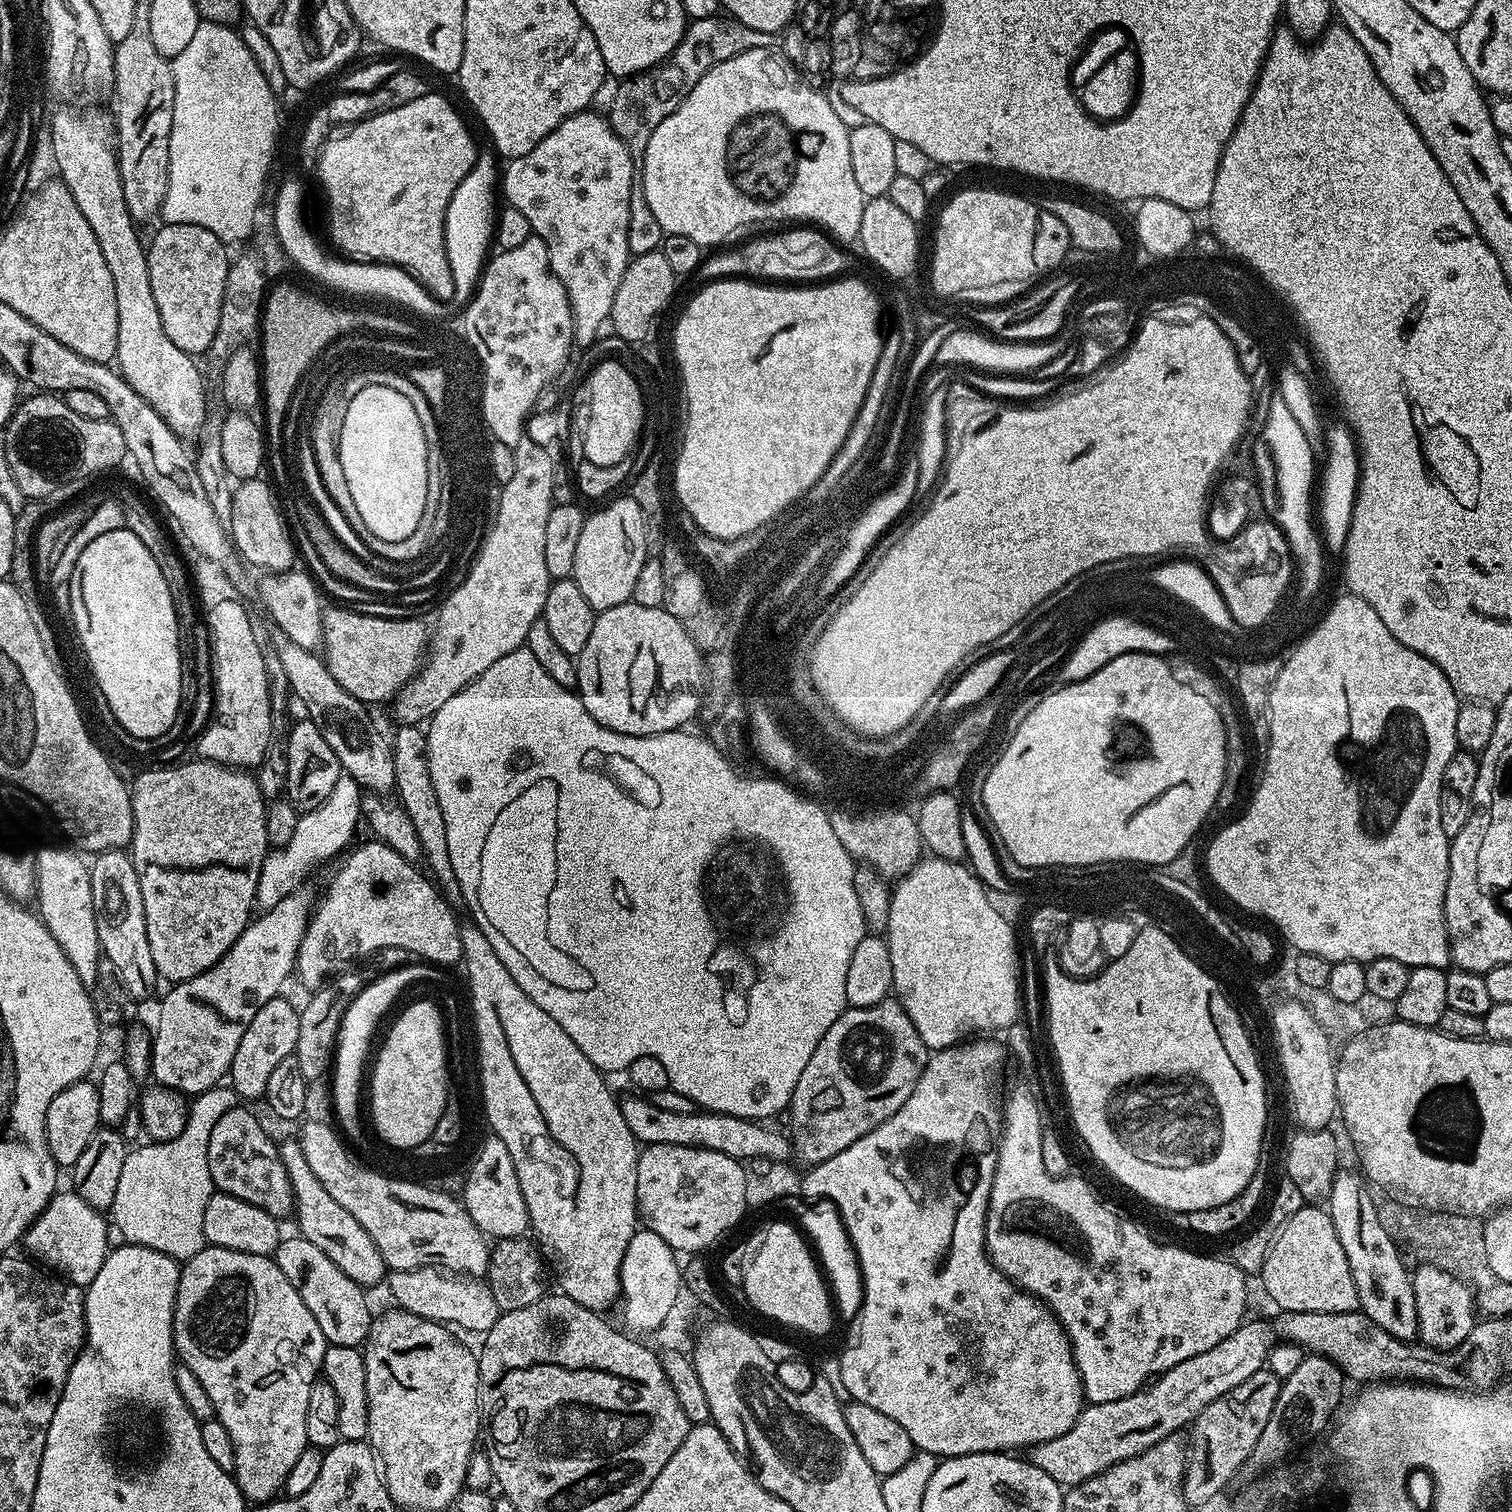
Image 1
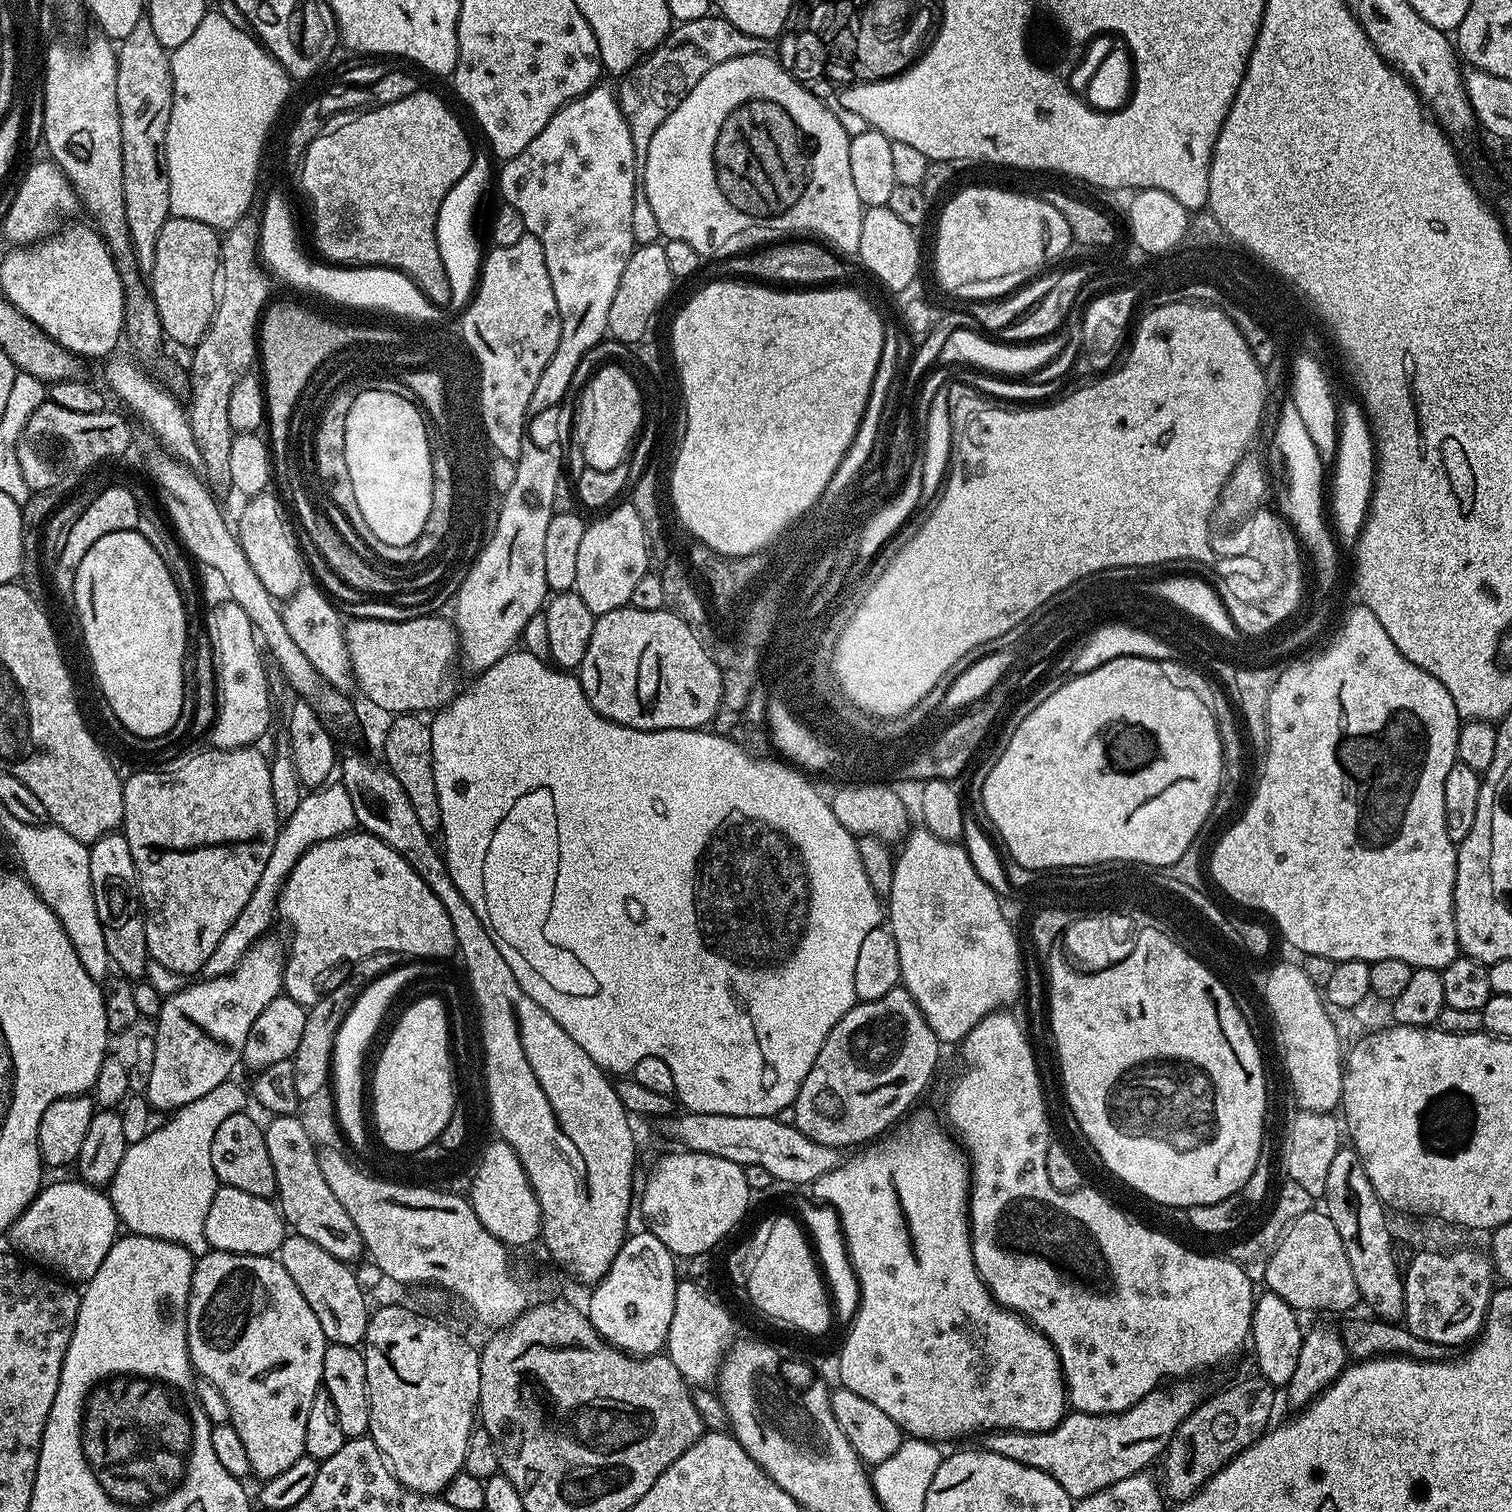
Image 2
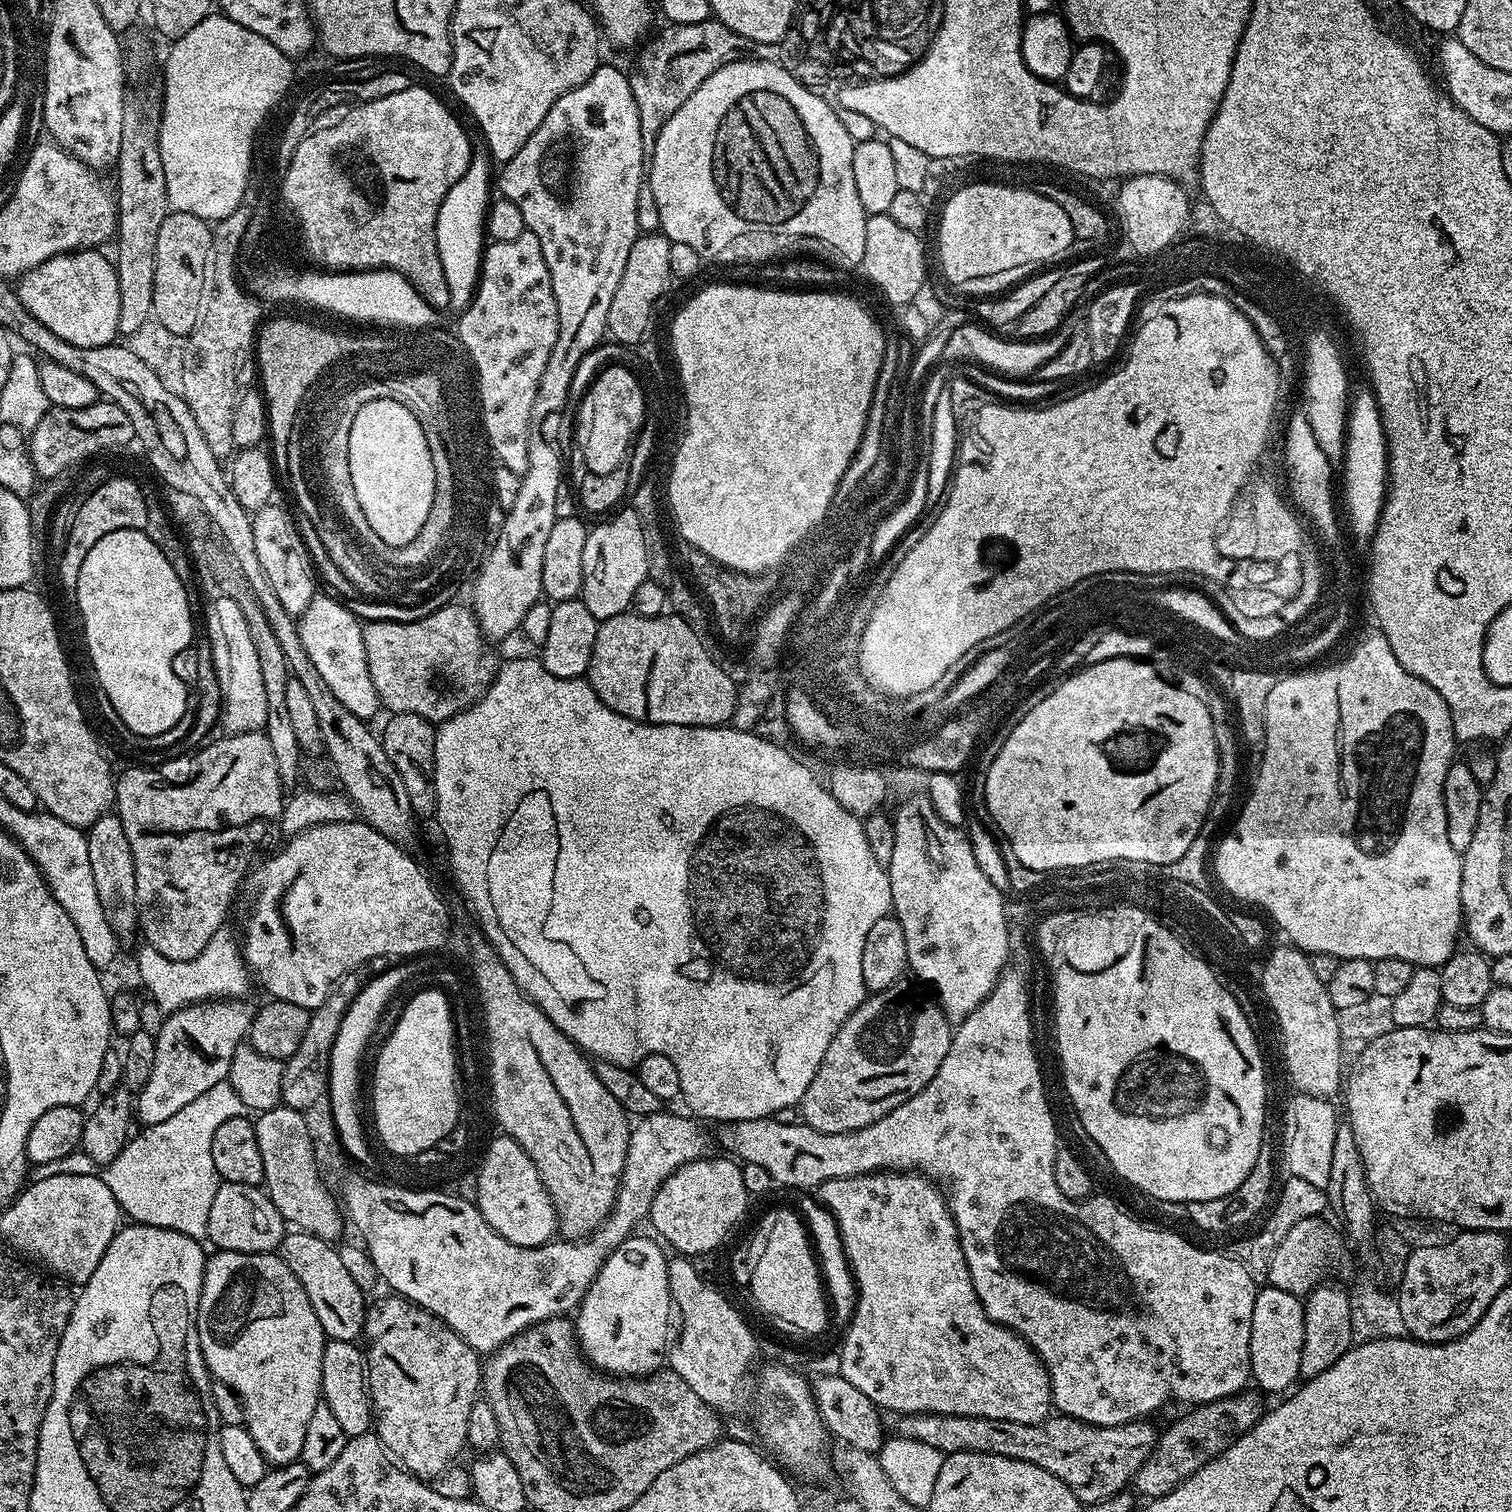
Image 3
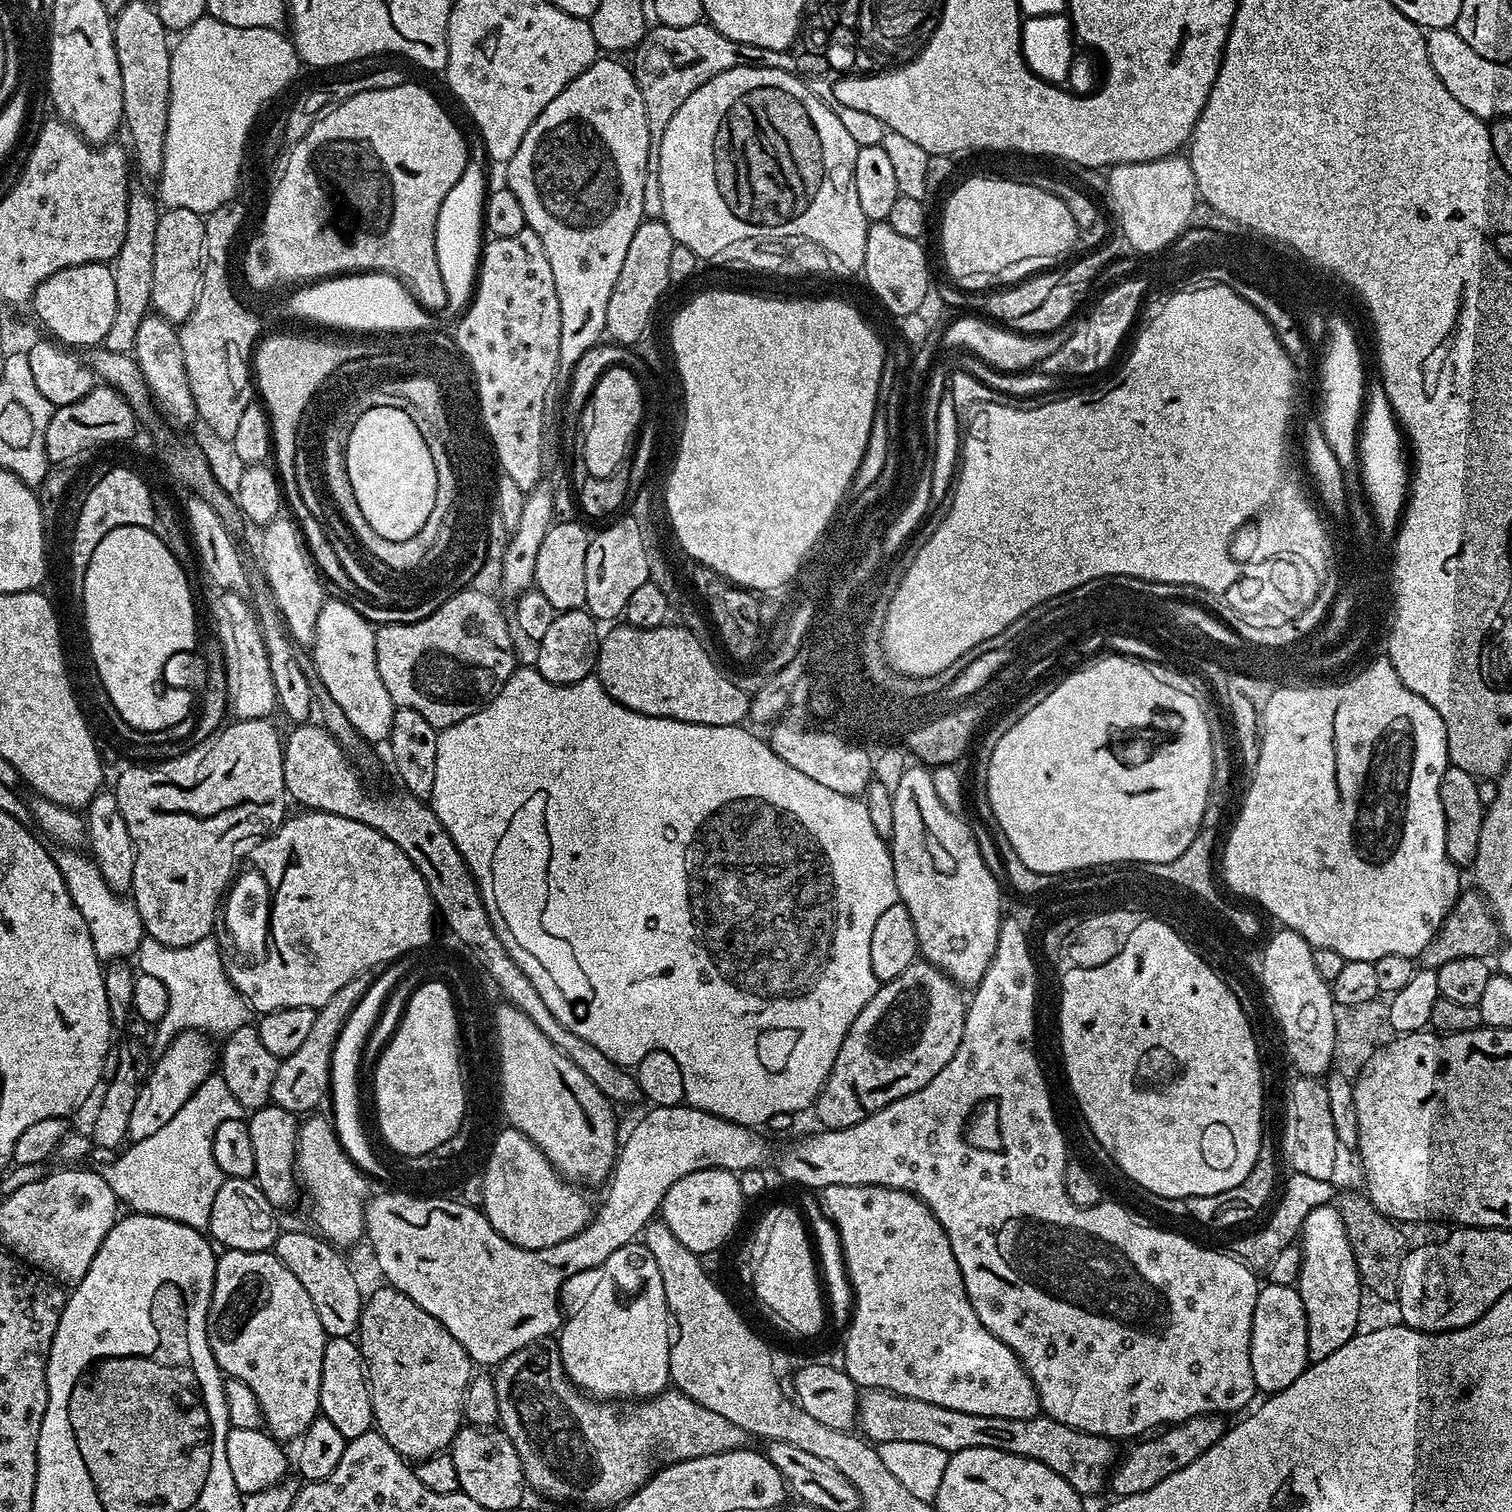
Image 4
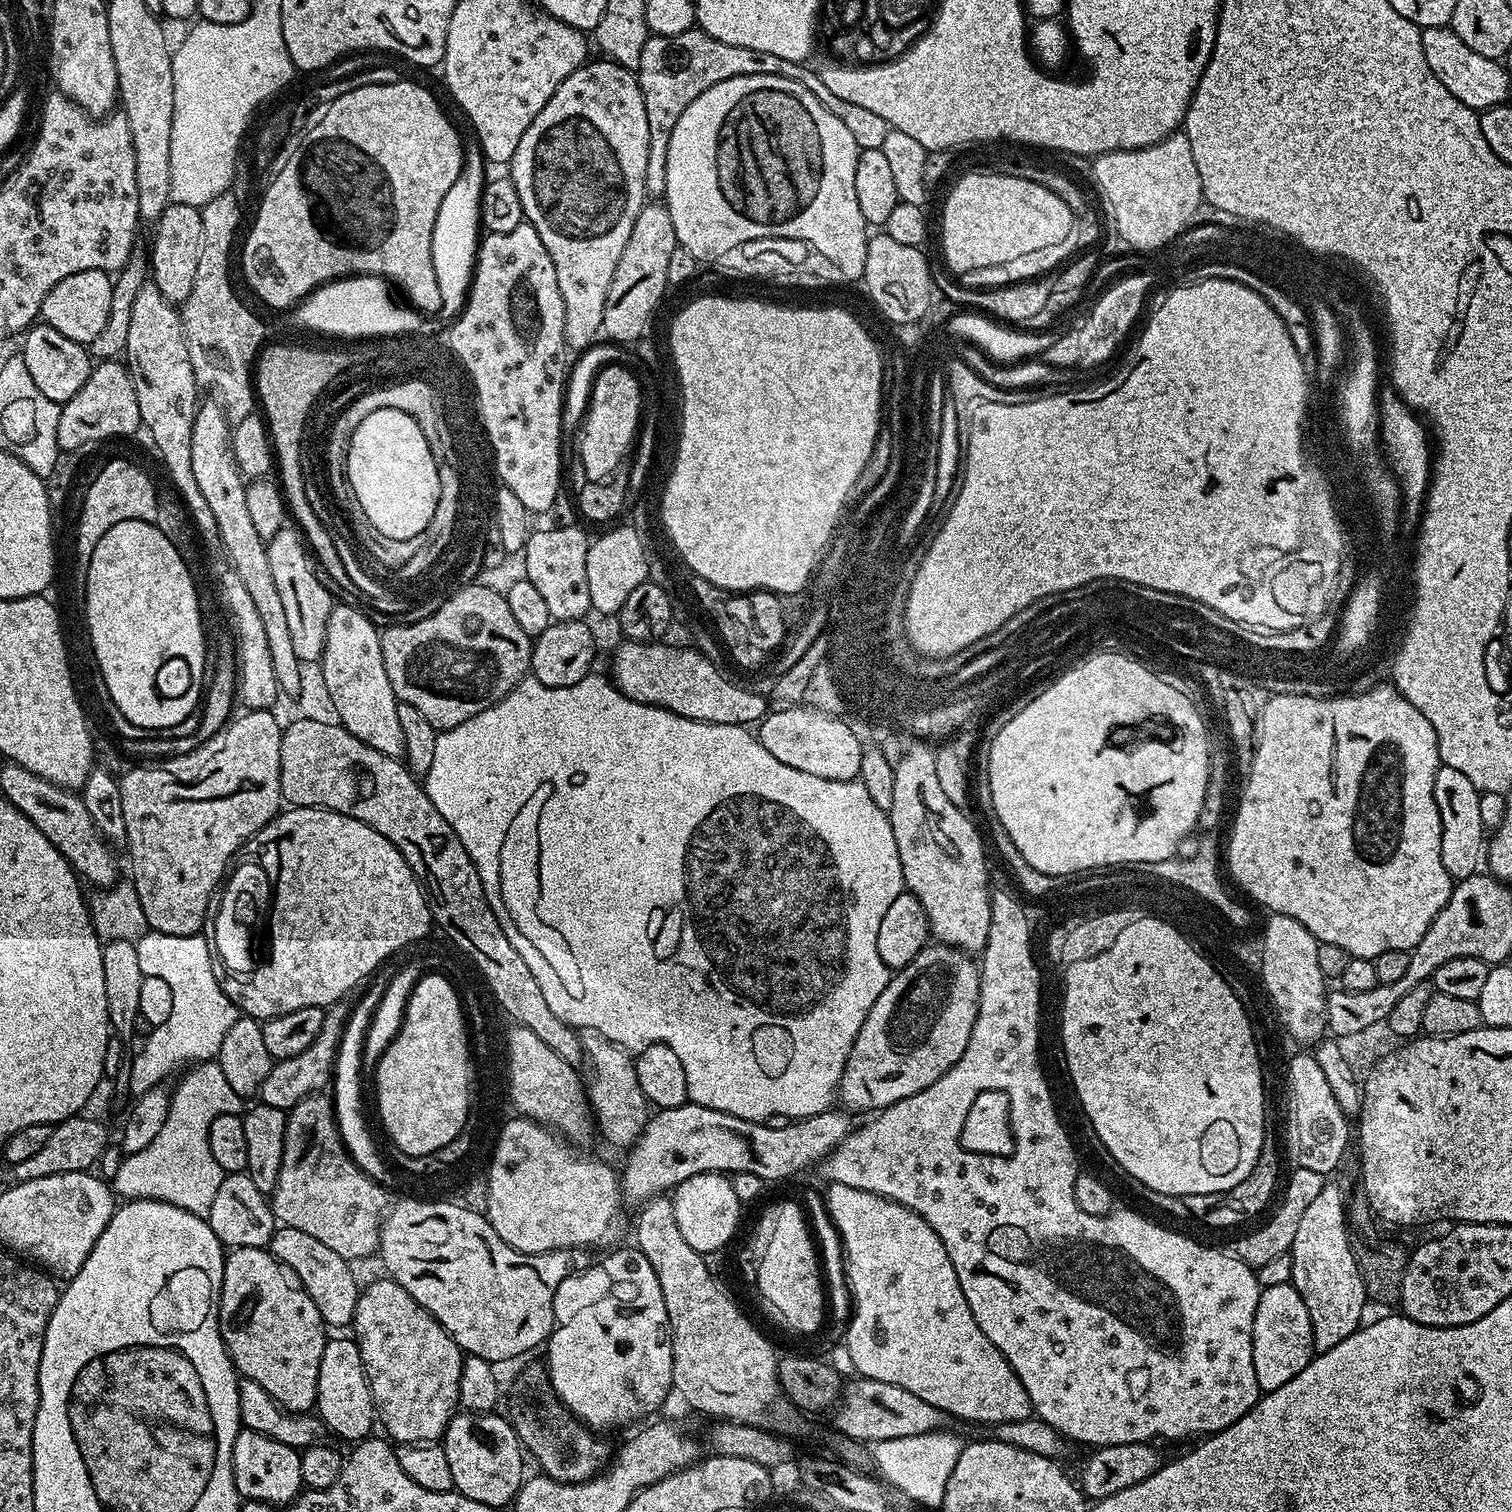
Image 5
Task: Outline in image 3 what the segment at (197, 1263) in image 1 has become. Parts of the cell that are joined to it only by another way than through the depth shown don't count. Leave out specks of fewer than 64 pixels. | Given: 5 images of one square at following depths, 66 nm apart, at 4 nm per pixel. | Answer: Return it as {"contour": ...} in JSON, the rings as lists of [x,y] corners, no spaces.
{"contour":[[[213,1251],[204,1262],[204,1277],[202,1278],[202,1294],[198,1302],[198,1318],[196,1329],[198,1330],[198,1342],[204,1355],[204,1361],[208,1367],[213,1381],[230,1386],[240,1396],[240,1402],[244,1405],[244,1427],[247,1428],[250,1438],[254,1438],[254,1446],[262,1450],[264,1459],[272,1466],[283,1466],[292,1461],[299,1461],[302,1442],[306,1439],[306,1426],[314,1414],[314,1406],[322,1402],[320,1391],[320,1379],[322,1378],[322,1354],[326,1337],[322,1326],[318,1322],[318,1314],[314,1314],[314,1306],[310,1306],[310,1298],[306,1298],[306,1290],[294,1278],[290,1266],[281,1260],[279,1255],[271,1252],[264,1253],[242,1253]]]}

